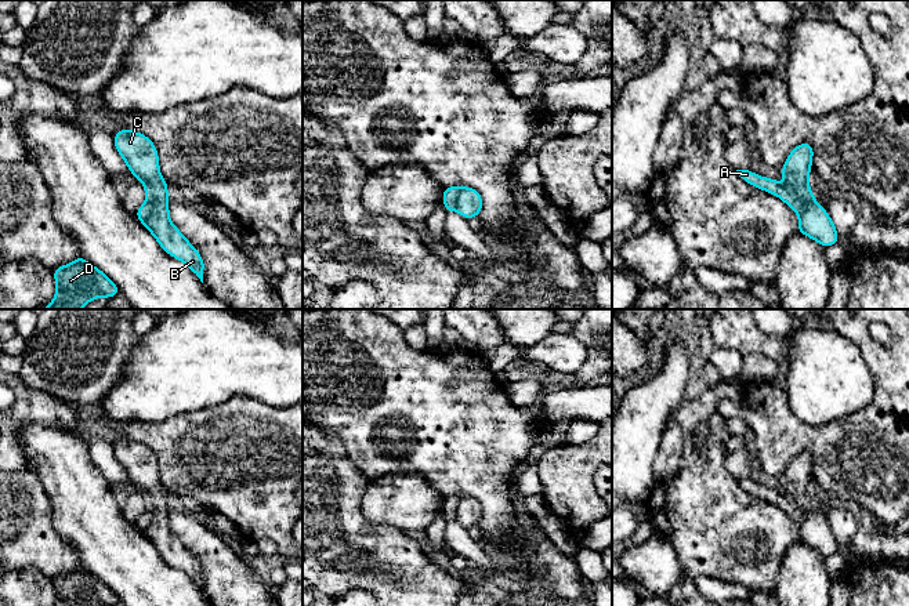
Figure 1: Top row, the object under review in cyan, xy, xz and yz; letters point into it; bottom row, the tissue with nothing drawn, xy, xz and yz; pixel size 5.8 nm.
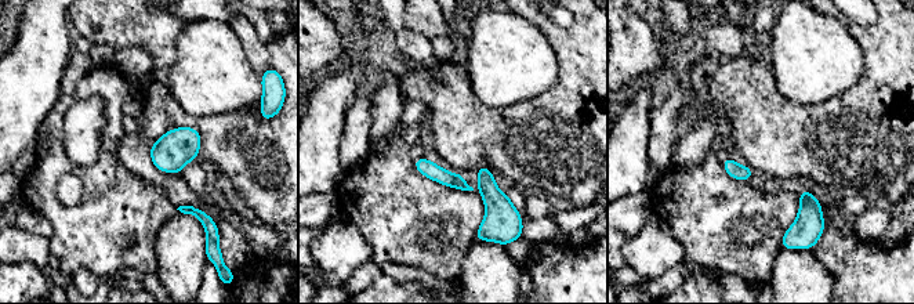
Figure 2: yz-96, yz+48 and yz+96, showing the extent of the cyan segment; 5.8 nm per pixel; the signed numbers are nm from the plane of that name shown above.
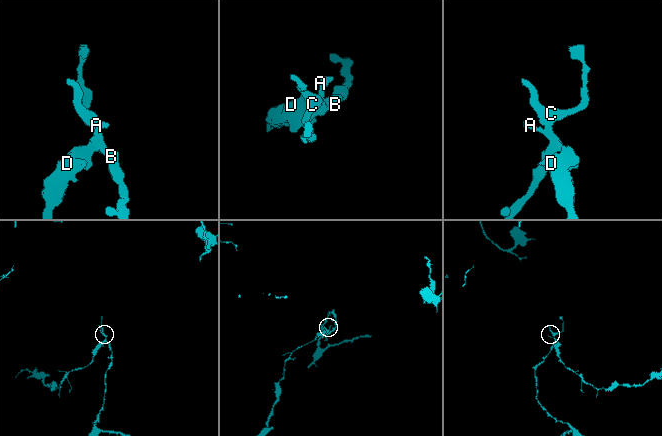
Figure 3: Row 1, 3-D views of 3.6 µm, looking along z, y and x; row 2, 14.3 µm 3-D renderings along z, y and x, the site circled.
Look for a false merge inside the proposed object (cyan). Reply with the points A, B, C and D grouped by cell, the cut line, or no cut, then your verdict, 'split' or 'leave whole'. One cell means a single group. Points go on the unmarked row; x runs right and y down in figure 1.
A D / B C; cut in yz along (788, 496), (803, 514), (800, 523); split

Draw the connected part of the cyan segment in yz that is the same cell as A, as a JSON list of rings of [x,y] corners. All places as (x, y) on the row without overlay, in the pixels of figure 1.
[[[736,479],[736,482],[745,491],[757,496],[758,498],[763,498],[768,502],[776,504],[798,525],[804,520],[803,511],[792,501],[789,496],[782,496],[778,490],[771,487],[758,486],[754,480]]]

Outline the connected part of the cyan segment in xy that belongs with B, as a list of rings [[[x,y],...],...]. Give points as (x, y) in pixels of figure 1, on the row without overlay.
[[[127,438],[116,442],[113,450],[130,482],[144,493],[145,504],[153,514],[152,523],[142,533],[166,562],[186,573],[203,592],[204,570],[200,567],[199,560],[170,530],[169,494],[159,480],[156,456],[146,444]]]

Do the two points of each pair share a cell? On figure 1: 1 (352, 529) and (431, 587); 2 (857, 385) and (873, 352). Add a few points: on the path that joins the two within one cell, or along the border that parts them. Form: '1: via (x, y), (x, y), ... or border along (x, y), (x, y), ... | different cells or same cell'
1: via (372, 548), (376, 548), (412, 583) | same cell
2: border along (848, 338), (858, 348), (869, 370), (873, 396) | different cells

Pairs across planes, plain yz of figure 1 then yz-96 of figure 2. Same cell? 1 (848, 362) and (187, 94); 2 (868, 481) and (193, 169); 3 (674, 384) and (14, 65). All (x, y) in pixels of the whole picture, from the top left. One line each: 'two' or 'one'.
1: one
2: two
3: one

